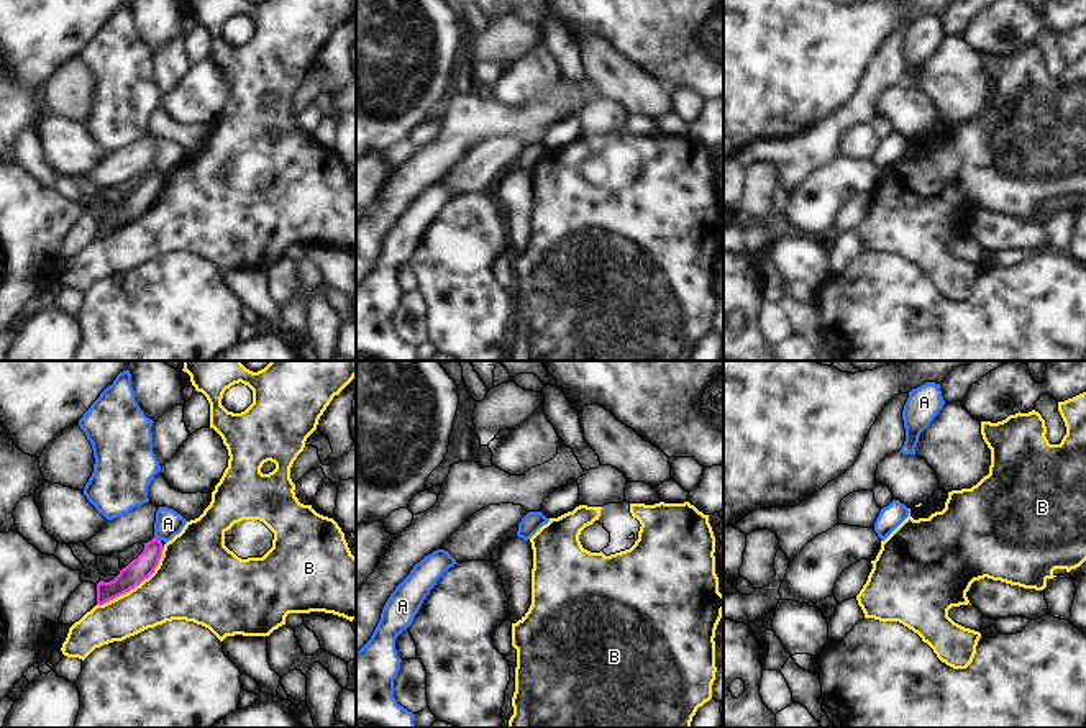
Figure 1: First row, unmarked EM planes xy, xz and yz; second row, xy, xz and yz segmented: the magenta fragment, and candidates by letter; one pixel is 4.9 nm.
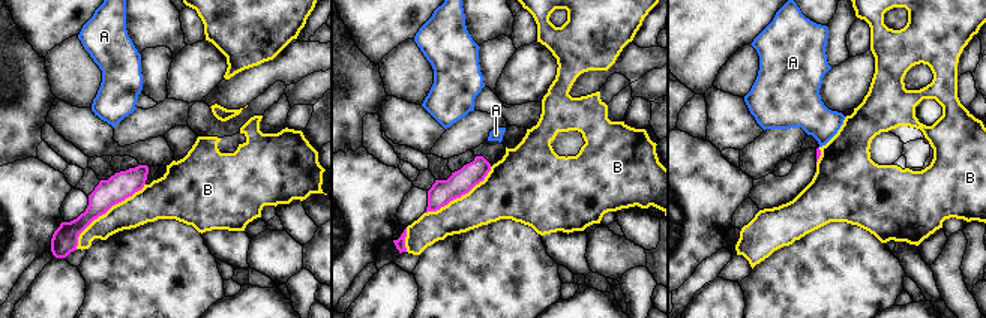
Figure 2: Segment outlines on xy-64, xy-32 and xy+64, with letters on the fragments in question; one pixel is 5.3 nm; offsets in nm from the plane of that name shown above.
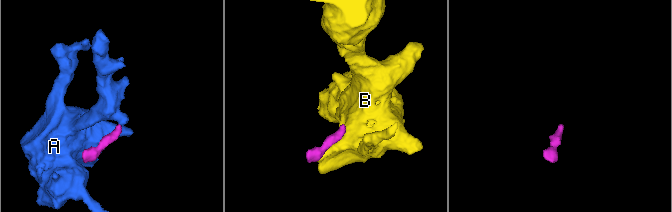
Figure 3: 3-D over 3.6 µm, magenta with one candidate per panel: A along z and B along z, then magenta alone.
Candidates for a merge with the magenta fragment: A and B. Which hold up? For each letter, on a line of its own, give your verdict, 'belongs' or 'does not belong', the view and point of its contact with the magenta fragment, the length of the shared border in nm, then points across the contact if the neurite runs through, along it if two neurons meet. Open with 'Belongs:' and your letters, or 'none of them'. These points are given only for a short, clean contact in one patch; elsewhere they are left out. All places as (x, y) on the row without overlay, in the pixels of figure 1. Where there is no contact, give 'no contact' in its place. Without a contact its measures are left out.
Belongs: none of them
A: does not belong | xy (156, 171) | 50 nm | along xy (155, 168), (161, 172)
B: does not belong | xy (136, 217) | 440 nm

